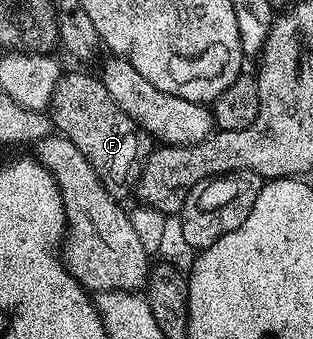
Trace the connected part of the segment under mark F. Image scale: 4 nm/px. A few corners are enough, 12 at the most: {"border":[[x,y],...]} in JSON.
{"border":[[61,76],[50,118],[124,201],[152,136],[103,78]]}

